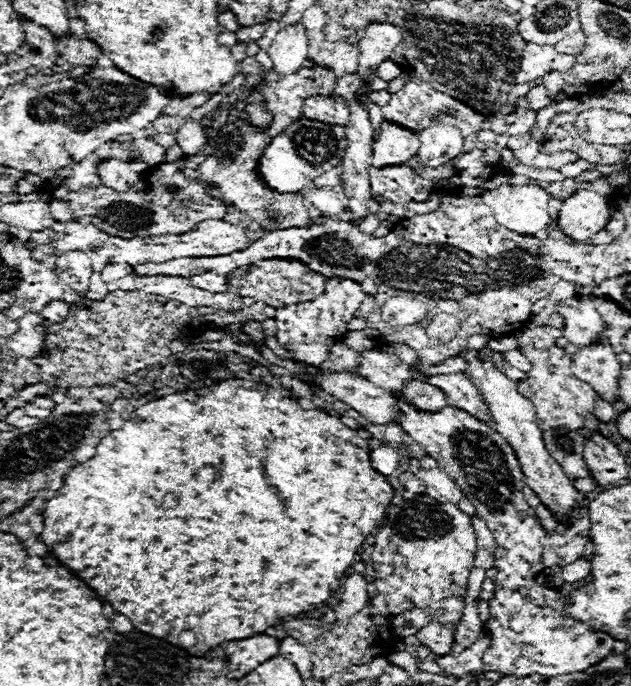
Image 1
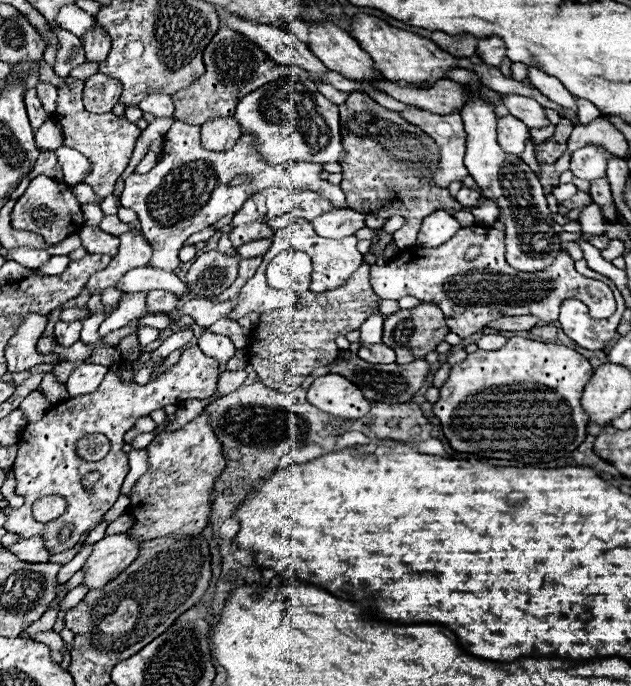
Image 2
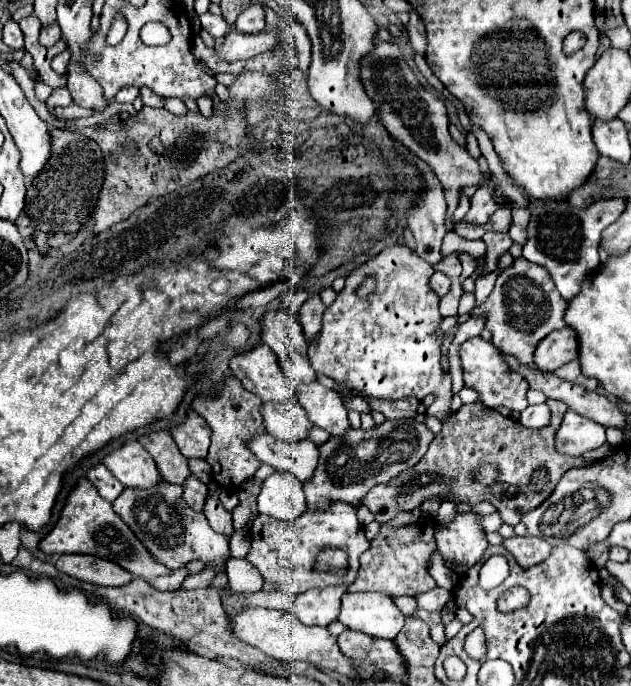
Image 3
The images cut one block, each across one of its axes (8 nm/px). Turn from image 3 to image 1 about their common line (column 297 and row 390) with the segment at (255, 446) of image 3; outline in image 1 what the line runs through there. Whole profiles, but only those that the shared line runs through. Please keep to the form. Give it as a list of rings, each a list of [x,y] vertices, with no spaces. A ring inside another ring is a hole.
[[[464,372],[434,374],[434,376],[424,376],[424,378],[430,384],[444,388],[444,394],[448,396],[448,404],[454,404],[478,418],[488,418],[490,410],[488,410],[484,396],[476,388],[476,384],[472,384],[472,380],[468,380],[468,376]]]

